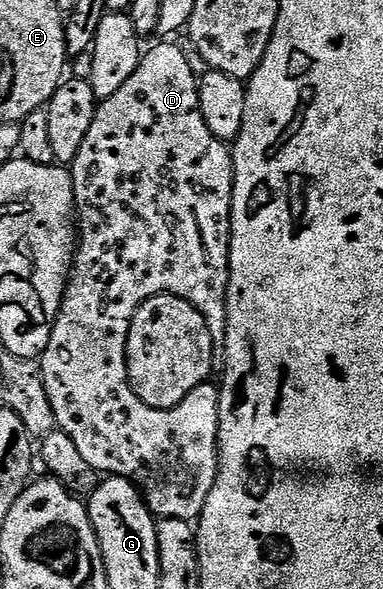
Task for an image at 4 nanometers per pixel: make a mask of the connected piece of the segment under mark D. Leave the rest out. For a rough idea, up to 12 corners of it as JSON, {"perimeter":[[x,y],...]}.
{"perimeter":[[159,44],[69,166],[41,357],[58,431],[198,521],[219,392],[147,406],[135,312],[231,281],[235,161]]}

